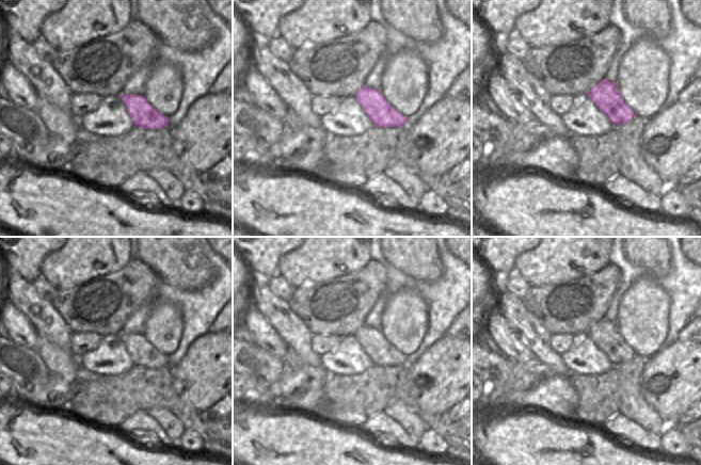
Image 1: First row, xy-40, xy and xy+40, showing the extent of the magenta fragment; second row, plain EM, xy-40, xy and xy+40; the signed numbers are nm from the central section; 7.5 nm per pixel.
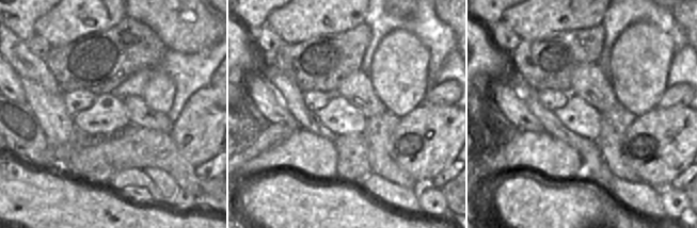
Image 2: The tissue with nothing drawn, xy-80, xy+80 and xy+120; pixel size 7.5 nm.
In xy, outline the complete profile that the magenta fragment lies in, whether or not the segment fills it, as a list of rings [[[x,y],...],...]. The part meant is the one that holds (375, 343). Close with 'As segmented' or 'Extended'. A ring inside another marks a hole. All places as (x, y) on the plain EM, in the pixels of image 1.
[[[362,325],[354,335],[376,366],[400,366],[408,359],[382,334],[380,330]]]. As segmented.

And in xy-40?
[[[122,332],[120,335],[128,348],[134,366],[144,368],[163,368],[169,366],[169,355],[153,347],[144,335],[123,334]]]. As segmented.

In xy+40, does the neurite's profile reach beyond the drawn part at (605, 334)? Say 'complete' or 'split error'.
complete

